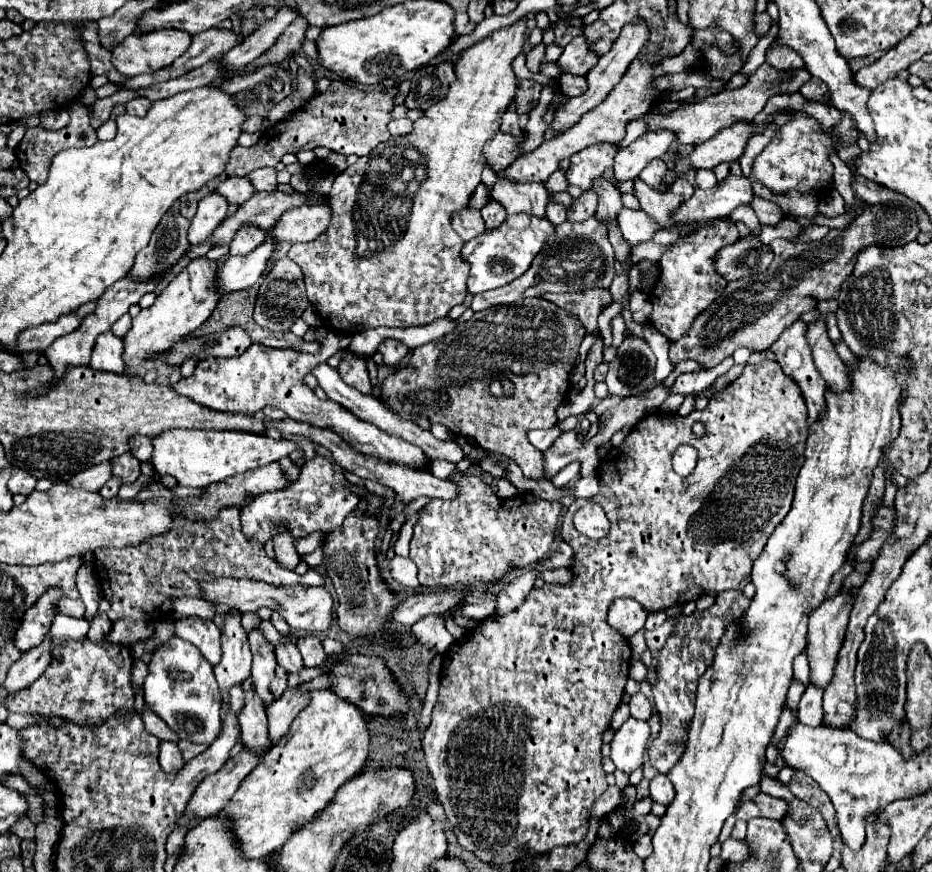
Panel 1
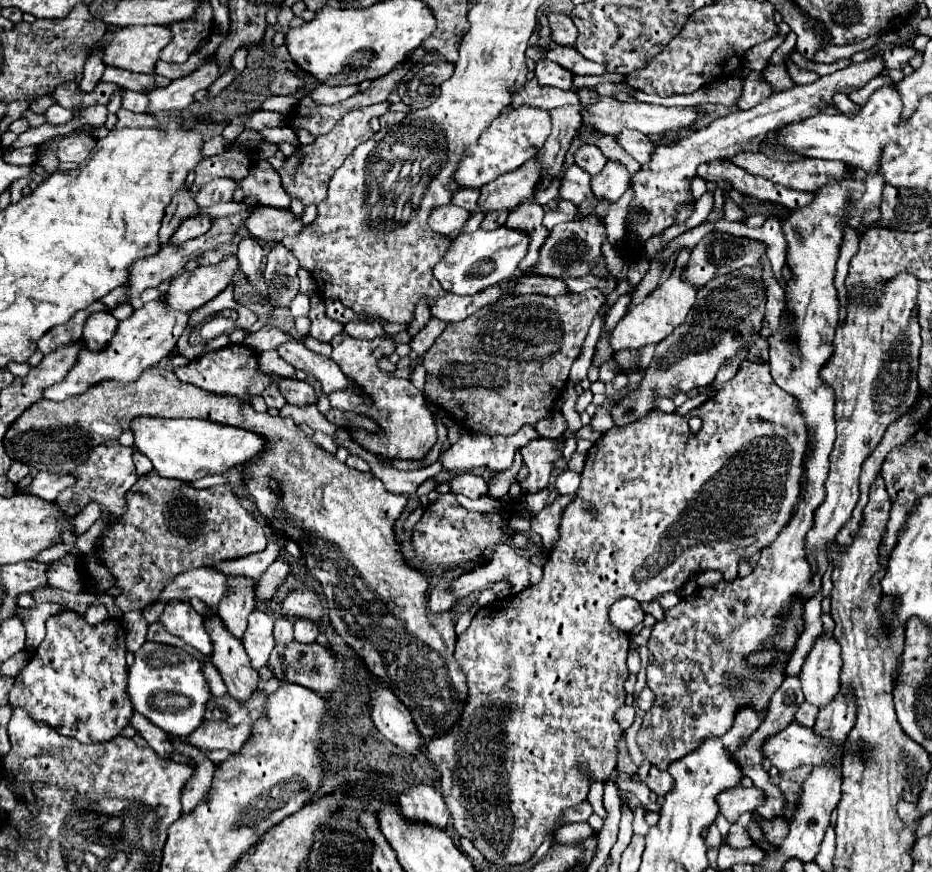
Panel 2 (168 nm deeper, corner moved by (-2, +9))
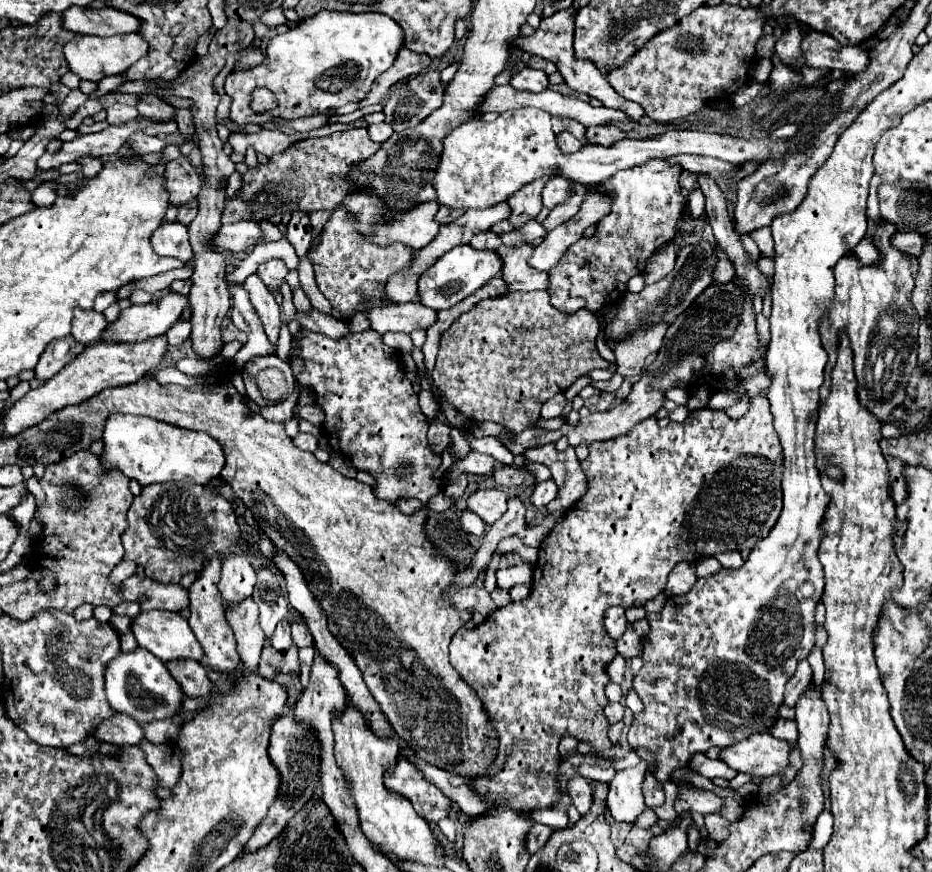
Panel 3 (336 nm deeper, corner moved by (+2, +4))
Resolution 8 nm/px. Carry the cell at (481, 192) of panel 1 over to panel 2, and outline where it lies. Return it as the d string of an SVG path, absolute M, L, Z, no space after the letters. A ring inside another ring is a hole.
M460 190L458 194L454 194L452 202L458 204L458 206L462 206L462 208L466 208L468 212L474 212L474 206L476 206L476 200L478 200L478 194L480 194L480 192L476 192L476 190Z

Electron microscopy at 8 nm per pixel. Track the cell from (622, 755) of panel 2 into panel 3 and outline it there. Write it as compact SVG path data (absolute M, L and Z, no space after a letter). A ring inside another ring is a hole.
M632 767L622 769L616 773L616 777L608 783L608 807L616 821L634 823L636 817L644 811L644 799L642 799L642 779L646 775L646 767Z

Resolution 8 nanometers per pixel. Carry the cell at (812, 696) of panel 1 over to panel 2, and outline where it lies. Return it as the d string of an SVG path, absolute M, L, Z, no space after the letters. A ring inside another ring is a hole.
M804 702L804 704L800 706L800 710L794 714L794 720L796 720L798 724L802 724L802 726L812 728L814 722L816 722L816 714L818 714L818 708L816 708L816 706L810 706L808 702Z

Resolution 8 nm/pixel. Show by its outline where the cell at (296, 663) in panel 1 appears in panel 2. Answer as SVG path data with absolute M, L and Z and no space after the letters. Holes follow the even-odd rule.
M278 616L274 622L274 640L276 642L292 642L294 640L294 630L292 630L292 622Z

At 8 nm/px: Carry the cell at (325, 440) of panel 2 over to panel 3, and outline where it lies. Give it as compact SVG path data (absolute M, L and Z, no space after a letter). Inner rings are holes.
M298 433L294 437L294 445L304 449L304 451L316 451L318 449L318 439L312 433Z

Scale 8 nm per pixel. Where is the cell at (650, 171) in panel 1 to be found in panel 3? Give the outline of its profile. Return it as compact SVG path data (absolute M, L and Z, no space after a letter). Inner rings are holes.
M600 125L600 127L588 127L586 137L588 137L590 141L598 143L598 145L610 147L610 145L614 145L616 141L626 139L626 133L624 133L620 127L614 127L614 125Z

